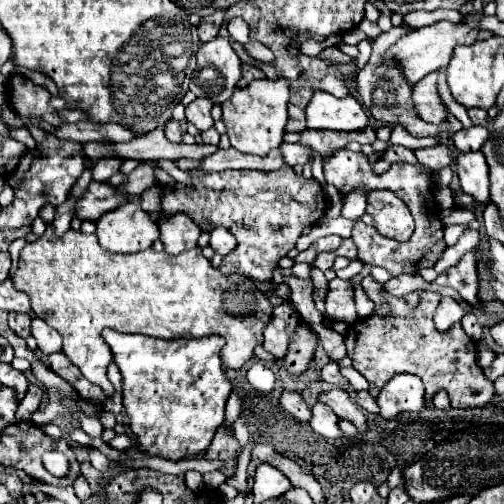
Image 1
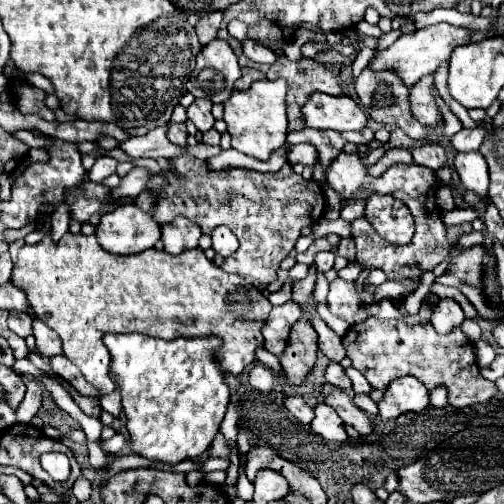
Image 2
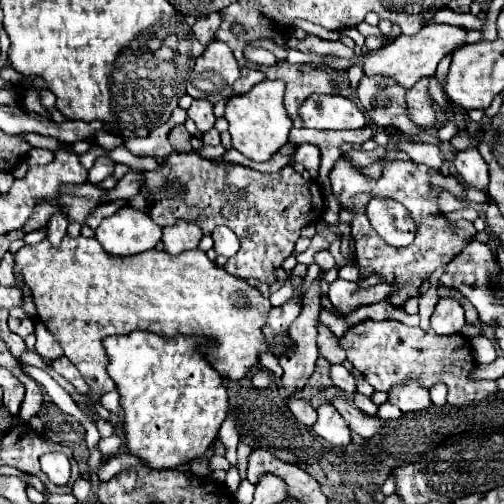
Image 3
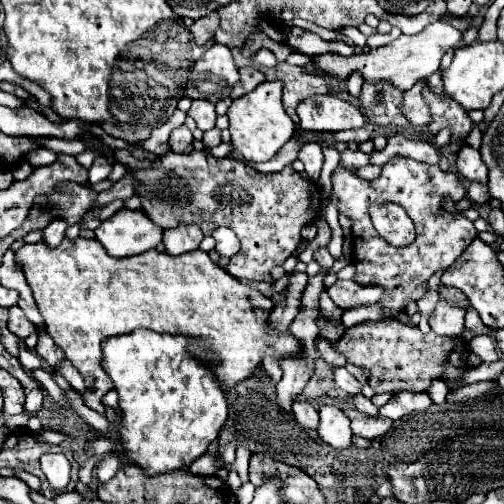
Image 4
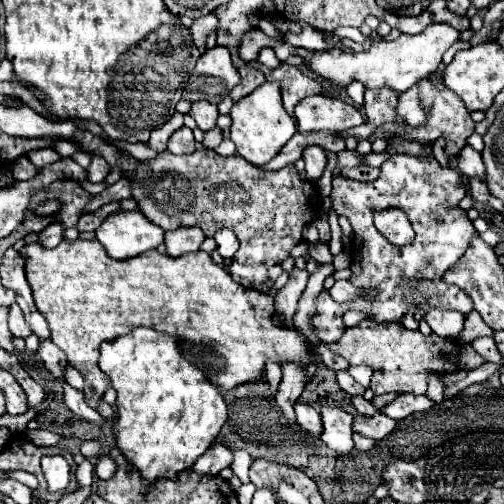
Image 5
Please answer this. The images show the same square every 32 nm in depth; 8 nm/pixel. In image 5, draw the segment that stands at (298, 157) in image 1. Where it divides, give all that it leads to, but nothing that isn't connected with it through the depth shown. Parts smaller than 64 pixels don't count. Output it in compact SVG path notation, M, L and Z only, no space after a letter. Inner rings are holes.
M306 148L304 150L304 162L306 162L306 174L310 180L318 180L322 176L322 172L326 170L328 158L326 152L322 148Z

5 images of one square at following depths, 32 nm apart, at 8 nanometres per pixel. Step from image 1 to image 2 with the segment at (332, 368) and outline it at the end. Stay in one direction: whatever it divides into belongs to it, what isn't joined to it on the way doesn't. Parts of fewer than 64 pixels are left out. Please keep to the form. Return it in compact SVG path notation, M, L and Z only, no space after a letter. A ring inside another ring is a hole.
M331 362L326 369L325 378L340 390L346 390L346 392L352 390L352 380L346 376L346 370L342 368L342 364Z

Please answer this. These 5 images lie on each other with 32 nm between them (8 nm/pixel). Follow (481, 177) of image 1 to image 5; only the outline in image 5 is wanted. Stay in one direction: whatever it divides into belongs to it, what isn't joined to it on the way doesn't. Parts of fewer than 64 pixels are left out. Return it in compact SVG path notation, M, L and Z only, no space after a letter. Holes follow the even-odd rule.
M464 146L458 154L458 170L472 178L472 176L482 176L484 178L484 162L480 152L476 152L472 146Z

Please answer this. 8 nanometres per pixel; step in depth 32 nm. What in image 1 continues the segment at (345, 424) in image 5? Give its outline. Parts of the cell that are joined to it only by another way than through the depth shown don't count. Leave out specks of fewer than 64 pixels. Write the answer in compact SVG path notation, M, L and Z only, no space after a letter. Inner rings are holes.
M314 404L312 406L312 420L310 420L310 428L316 432L316 434L320 434L320 436L324 436L324 438L344 438L344 434L342 434L342 430L338 428L338 422L340 422L340 418L334 414L334 410L332 408L328 408L328 406L324 406L324 404Z

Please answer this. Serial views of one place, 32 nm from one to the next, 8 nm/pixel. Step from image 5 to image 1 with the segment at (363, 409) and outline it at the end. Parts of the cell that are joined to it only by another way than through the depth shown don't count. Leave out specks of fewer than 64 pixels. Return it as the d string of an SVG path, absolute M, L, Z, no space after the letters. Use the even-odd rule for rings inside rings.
M358 392L358 394L356 394L356 404L362 406L366 412L378 414L378 404L376 404L376 400L374 400L368 392Z

